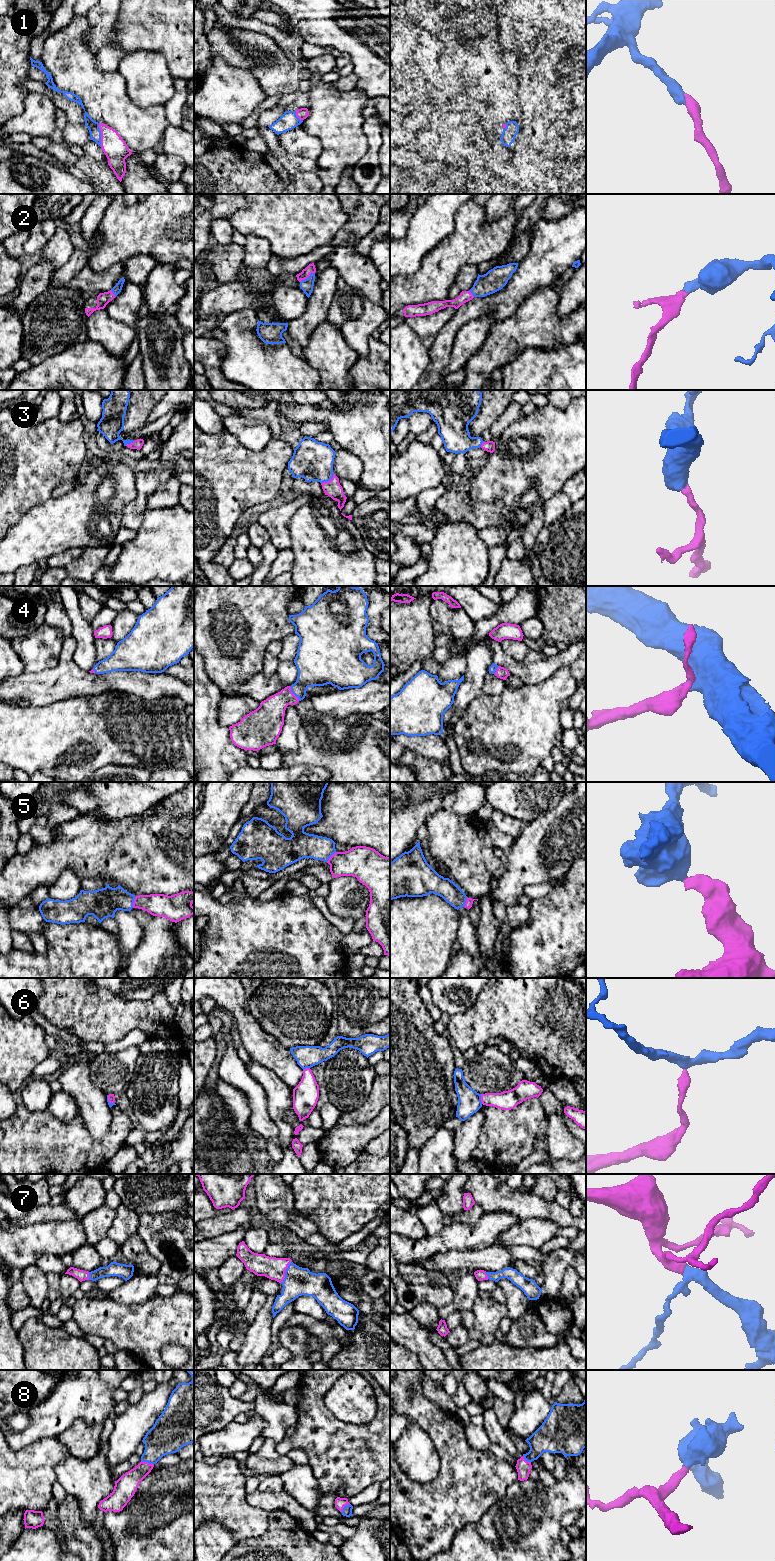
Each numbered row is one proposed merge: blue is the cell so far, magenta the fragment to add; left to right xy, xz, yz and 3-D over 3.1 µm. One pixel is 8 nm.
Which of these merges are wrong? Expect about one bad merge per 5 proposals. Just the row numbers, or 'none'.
6

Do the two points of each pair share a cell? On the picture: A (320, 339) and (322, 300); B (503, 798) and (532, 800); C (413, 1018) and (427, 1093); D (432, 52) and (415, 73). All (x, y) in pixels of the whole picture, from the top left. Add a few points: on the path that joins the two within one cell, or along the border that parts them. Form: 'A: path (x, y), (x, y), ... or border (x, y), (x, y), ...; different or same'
A: border (326, 320), (311, 333), (307, 343); different
B: path (510, 798), (525, 798); same
C: path (413, 1037), (413, 1074); same
D: border (408, 64), (414, 64), (425, 80); different

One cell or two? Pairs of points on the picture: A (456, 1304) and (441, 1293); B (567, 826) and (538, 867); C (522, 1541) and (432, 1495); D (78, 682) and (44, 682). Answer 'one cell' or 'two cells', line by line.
A: two cells
B: one cell
C: two cells
D: one cell

